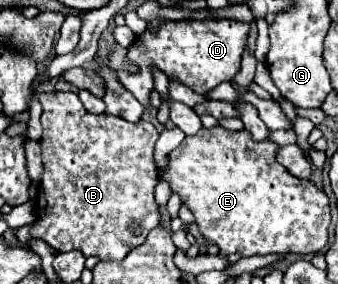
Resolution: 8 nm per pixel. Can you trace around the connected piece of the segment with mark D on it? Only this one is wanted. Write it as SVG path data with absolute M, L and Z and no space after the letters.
M234 19L220 21L164 21L158 31L144 31L128 47L128 63L138 67L136 73L118 69L116 75L120 83L146 107L150 105L150 93L154 91L152 67L160 69L172 81L180 81L192 91L204 95L240 71L240 61L244 53L244 43L248 39L248 23Z

